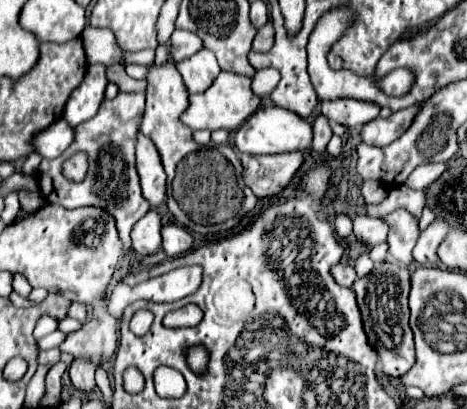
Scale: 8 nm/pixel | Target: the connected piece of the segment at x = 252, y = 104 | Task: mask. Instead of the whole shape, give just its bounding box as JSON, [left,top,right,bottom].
[181,70,261,132]

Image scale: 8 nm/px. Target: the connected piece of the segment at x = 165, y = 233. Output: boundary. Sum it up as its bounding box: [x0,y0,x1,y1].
[161,222,193,258]

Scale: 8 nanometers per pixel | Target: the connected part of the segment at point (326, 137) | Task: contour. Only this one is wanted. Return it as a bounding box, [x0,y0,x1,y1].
[313,114,333,152]

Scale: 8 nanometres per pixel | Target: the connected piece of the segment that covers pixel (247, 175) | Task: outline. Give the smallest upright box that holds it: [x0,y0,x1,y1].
[241,152,303,198]

